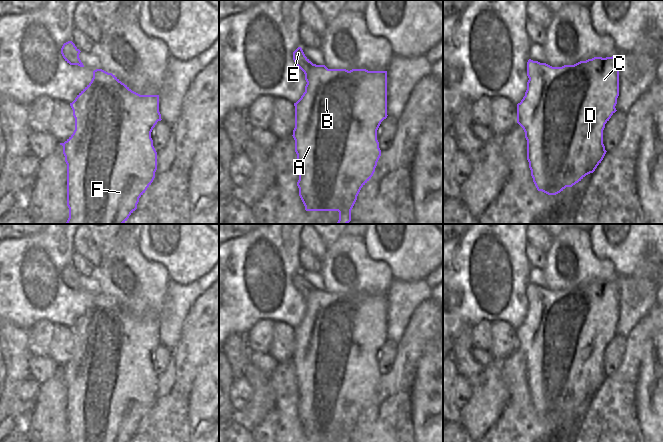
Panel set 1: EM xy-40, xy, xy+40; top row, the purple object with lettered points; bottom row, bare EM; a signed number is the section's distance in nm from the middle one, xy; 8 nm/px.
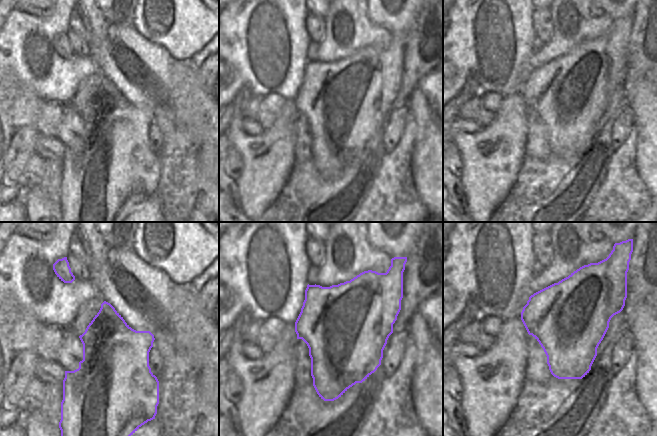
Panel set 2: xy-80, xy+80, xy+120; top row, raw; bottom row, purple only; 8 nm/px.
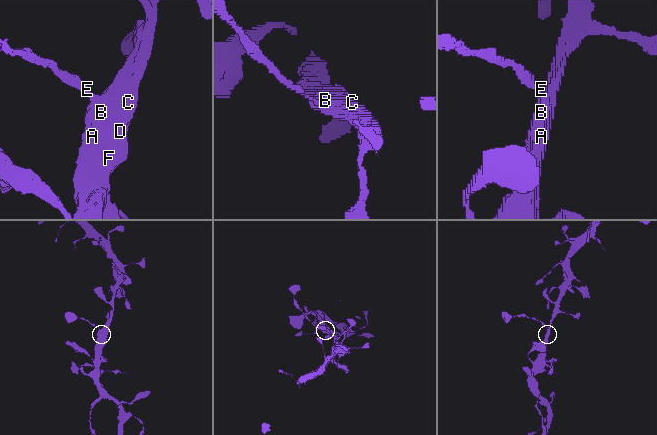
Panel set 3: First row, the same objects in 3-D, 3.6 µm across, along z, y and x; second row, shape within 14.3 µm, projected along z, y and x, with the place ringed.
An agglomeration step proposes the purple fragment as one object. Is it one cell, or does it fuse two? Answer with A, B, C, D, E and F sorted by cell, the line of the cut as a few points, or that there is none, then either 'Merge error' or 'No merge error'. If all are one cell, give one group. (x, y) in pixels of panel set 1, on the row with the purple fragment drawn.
Groups: A B C D F / E. Split along xy (312, 63), (303, 71). Merge error.

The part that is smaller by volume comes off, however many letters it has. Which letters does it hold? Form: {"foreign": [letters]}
{"foreign": ["E"]}

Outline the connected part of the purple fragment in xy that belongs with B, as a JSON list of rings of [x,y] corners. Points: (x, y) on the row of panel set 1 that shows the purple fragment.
[[[312,64],[303,71],[305,80],[305,92],[301,98],[294,103],[295,106],[295,128],[293,138],[295,140],[295,152],[297,154],[297,166],[299,168],[299,196],[306,211],[338,211],[339,220],[337,224],[348,224],[351,221],[351,210],[357,200],[361,188],[371,179],[375,172],[377,162],[381,156],[377,130],[381,122],[387,118],[387,71],[368,71],[366,69],[328,69],[325,65]]]

